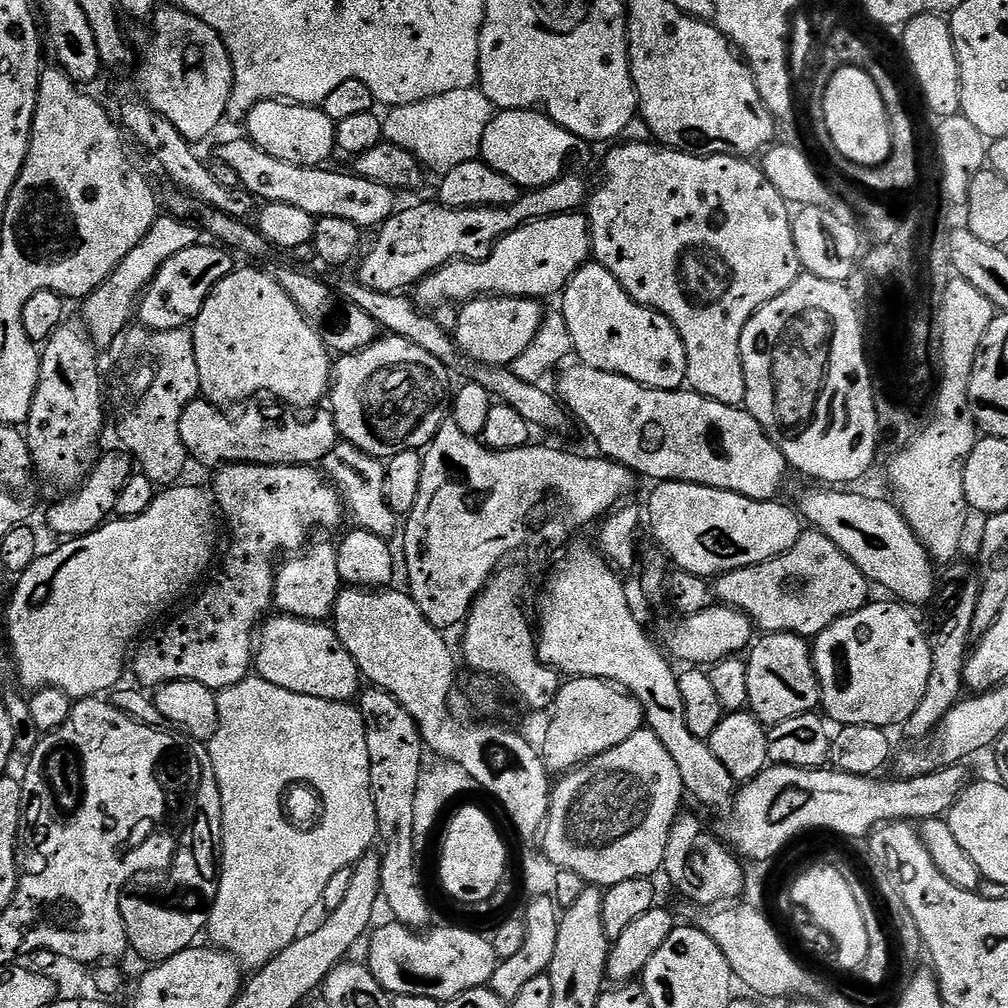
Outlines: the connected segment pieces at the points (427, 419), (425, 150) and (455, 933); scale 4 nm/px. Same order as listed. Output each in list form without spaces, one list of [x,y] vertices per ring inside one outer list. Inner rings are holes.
[[[391,334],[377,338],[361,352],[341,355],[335,361],[330,385],[330,411],[340,432],[340,440],[377,458],[391,458],[403,452],[427,448],[450,416],[448,376],[449,369],[438,362],[434,354],[426,354],[422,346],[414,346],[414,342],[406,342],[406,338]]]
[[[479,87],[466,90],[450,90],[450,94],[438,94],[422,102],[410,102],[406,106],[388,108],[383,113],[384,140],[394,146],[402,146],[425,169],[435,174],[454,170],[462,162],[470,162],[480,155],[482,134],[494,115],[494,106]]]
[[[395,922],[387,923],[367,937],[366,963],[374,978],[392,996],[418,994],[447,1002],[466,994],[466,990],[491,985],[498,961],[487,935],[479,936],[468,928],[432,926],[427,930],[413,930]]]

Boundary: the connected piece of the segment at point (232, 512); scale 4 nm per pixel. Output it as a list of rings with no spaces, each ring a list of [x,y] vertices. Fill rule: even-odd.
[[[229,464],[217,472],[220,473],[210,492],[219,511],[220,508],[224,511],[224,520],[232,531],[232,545],[224,556],[220,573],[205,586],[204,593],[181,616],[174,617],[165,628],[157,630],[156,636],[150,637],[140,649],[135,649],[136,661],[133,664],[131,661],[130,668],[136,671],[137,678],[141,680],[139,683],[145,689],[155,690],[175,680],[189,680],[219,690],[247,680],[254,668],[254,633],[274,608],[272,595],[276,581],[276,555],[279,552],[295,553],[305,547],[315,528],[336,528],[346,520],[340,493],[323,471],[315,467],[298,464]]]

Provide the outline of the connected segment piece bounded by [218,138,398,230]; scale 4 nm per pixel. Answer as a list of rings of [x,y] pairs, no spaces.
[[[247,138],[232,140],[220,148],[219,163],[230,166],[234,174],[240,176],[239,187],[245,188],[257,201],[270,204],[285,204],[317,218],[346,218],[346,222],[355,224],[361,230],[375,229],[389,220],[397,211],[397,193],[378,182],[370,182],[351,171],[331,172],[331,167],[307,168],[270,158],[266,150],[253,144]]]

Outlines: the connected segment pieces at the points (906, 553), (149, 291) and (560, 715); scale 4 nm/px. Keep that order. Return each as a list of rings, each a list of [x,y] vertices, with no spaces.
[[[816,486],[813,492],[800,496],[798,512],[815,531],[826,534],[858,570],[873,585],[885,588],[889,597],[905,605],[927,605],[935,597],[938,587],[937,569],[914,530],[906,522],[899,507],[891,499],[875,500],[856,490],[841,490],[836,486]]]
[[[197,242],[186,250],[178,250],[174,258],[166,258],[166,262],[156,272],[151,284],[144,289],[138,301],[138,320],[152,332],[165,332],[175,328],[188,328],[198,318],[206,298],[234,271],[233,253],[215,243]]]
[[[577,676],[561,683],[551,705],[552,721],[544,732],[542,755],[549,773],[563,774],[580,767],[614,746],[622,746],[630,734],[645,727],[644,708],[633,696],[606,680]]]

